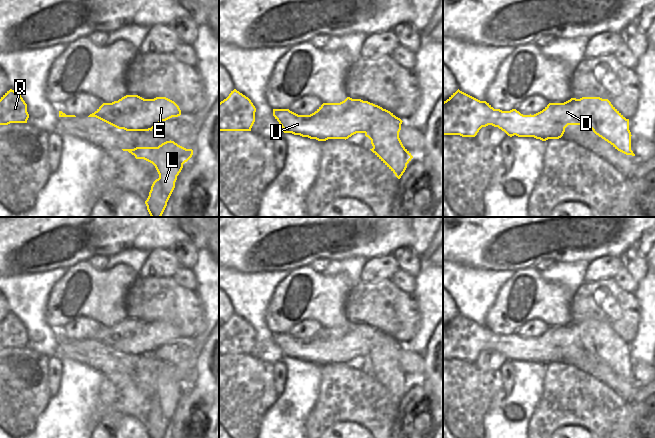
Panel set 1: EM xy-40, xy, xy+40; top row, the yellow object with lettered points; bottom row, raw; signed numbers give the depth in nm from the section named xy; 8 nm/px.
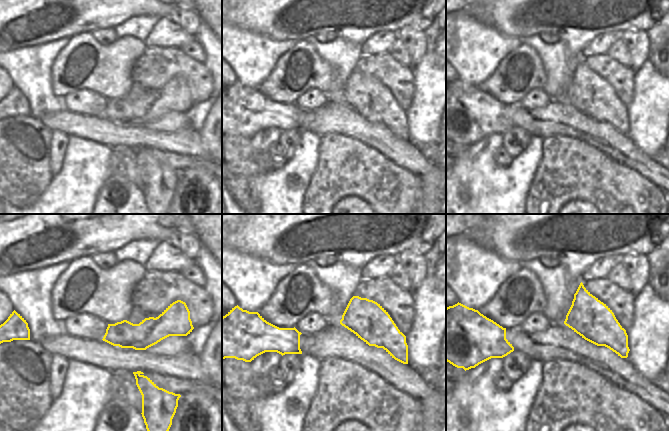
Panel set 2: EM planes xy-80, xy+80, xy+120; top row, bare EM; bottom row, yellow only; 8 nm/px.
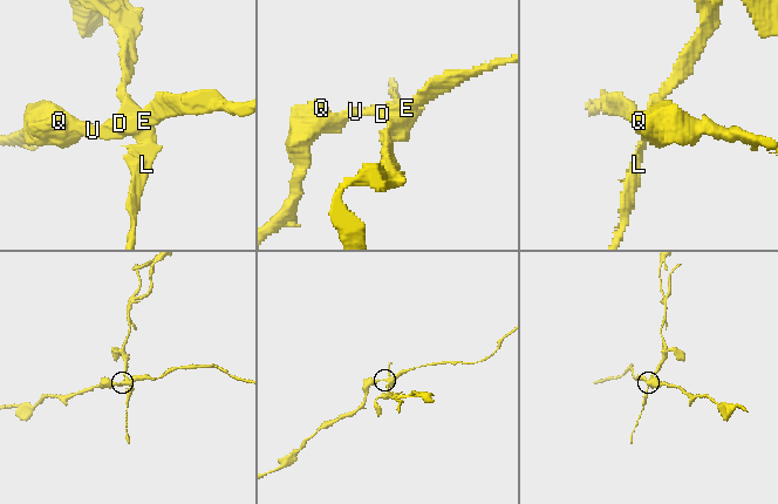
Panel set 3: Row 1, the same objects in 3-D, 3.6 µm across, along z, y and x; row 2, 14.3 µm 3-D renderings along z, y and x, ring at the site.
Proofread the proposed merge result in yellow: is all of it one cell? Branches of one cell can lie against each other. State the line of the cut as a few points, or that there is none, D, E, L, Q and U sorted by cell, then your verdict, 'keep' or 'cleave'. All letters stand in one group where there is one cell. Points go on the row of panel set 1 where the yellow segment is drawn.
cut in xy along (374, 104), (382, 113), (373, 120), (365, 133); D E Q U / L; cleave

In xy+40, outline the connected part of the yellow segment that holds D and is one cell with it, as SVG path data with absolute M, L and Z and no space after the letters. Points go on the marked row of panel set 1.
M459 89L455 93L453 93L446 101L443 102L443 135L460 135L462 137L475 137L482 127L486 127L488 125L498 127L510 137L514 135L518 137L534 137L542 141L561 138L565 132L565 128L568 125L584 125L588 127L585 122L583 108L579 102L579 99L576 98L571 98L570 100L564 103L549 103L542 111L534 115L523 115L516 109L512 109L510 111L494 109L486 101L480 101L460 91Z

